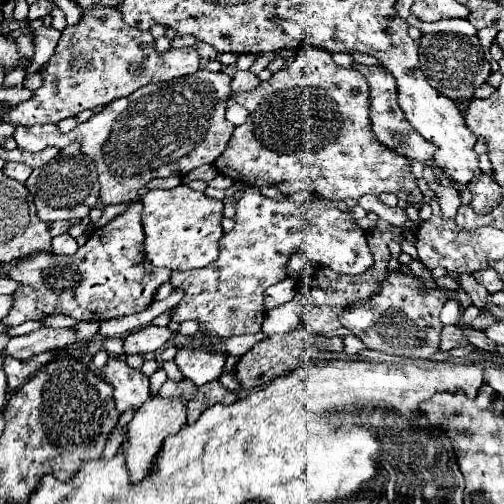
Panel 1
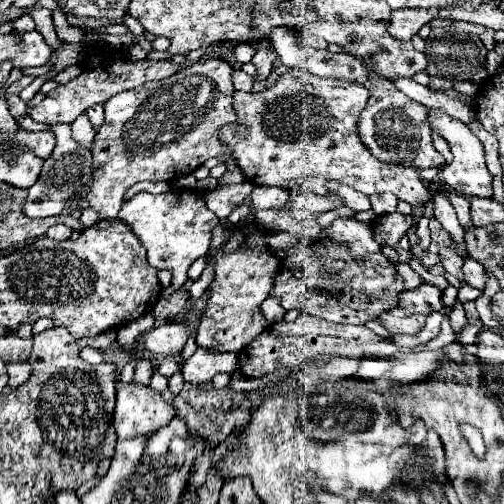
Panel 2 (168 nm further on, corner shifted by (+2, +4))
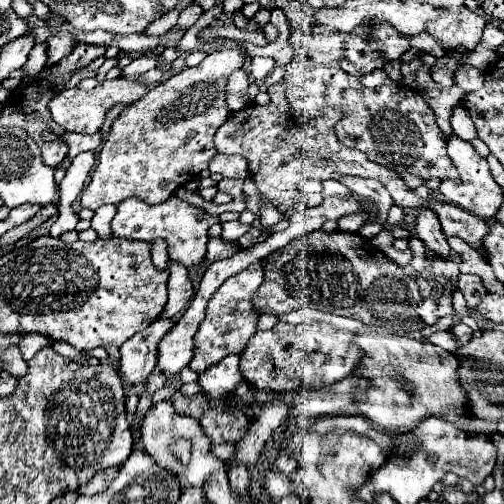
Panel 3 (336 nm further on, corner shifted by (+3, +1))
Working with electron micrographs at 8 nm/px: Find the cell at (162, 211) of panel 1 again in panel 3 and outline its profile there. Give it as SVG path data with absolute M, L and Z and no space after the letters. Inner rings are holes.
M172 195L168 201L160 205L146 205L138 199L126 199L118 203L116 215L110 223L114 237L122 239L140 239L140 241L154 241L158 237L166 239L168 243L168 257L174 261L180 261L186 267L198 265L202 257L206 255L206 241L208 241L208 229L218 223L218 217L208 215L206 211L178 199Z

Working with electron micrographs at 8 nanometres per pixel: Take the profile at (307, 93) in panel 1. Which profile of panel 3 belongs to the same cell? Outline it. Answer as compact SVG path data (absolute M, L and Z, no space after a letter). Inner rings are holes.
M276 83L270 87L270 103L268 105L248 105L246 109L232 113L228 121L216 133L216 149L220 153L238 153L248 159L250 177L256 183L260 203L272 203L280 213L286 213L298 201L298 183L302 177L324 181L324 179L340 179L342 175L358 175L358 177L372 177L386 185L388 193L392 195L394 203L404 209L418 209L430 207L436 211L444 235L454 235L466 241L472 249L480 249L486 255L482 239L488 235L488 225L484 219L466 213L464 209L448 203L438 203L434 199L420 199L412 195L408 185L390 169L384 169L372 163L364 153L356 149L348 149L340 145L334 135L334 123L340 119L340 109L326 107L322 117L312 119L308 125L302 125L296 117L288 99L284 97L284 85Z

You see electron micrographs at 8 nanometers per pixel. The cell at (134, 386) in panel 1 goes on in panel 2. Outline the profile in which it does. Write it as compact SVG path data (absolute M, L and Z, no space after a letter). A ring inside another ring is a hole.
M117 382L117 406L113 428L119 438L149 434L165 426L175 416L175 408L165 402L161 392L137 382Z

